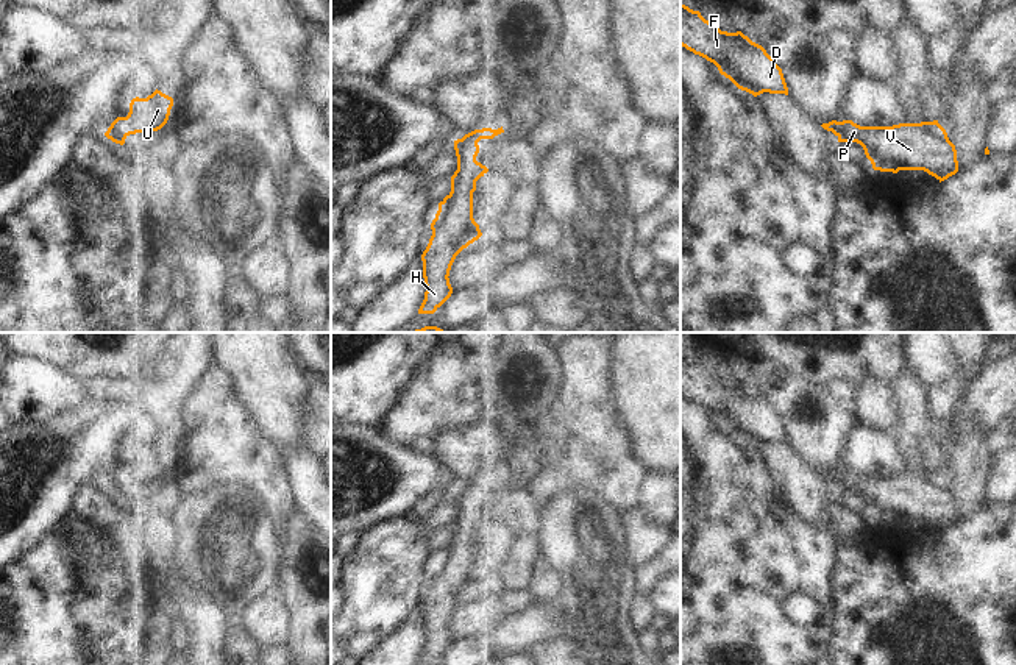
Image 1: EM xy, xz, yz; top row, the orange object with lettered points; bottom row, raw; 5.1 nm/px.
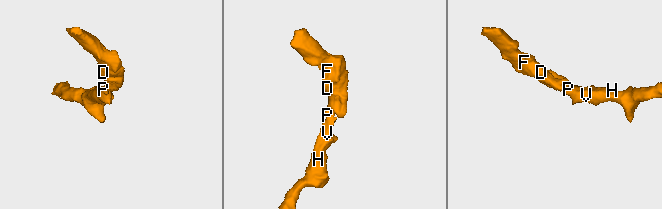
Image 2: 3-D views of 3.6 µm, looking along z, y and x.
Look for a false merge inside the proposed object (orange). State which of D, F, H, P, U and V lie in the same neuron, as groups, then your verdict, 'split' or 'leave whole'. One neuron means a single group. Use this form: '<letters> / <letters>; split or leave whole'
D F H P U V; leave whole

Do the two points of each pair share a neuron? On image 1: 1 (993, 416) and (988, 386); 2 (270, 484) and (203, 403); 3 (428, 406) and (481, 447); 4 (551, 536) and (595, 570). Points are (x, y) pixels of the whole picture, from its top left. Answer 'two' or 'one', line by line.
1: one
2: one
3: two
4: one

